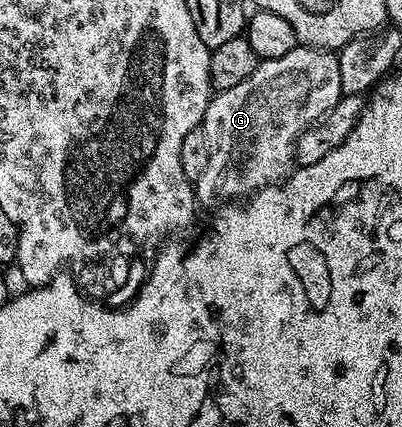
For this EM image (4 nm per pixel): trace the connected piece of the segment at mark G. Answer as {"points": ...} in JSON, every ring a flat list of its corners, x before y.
{"points":[[298,46,290,50,290,54,282,54,282,58,257,63,254,74,250,74,246,82,238,82,234,90,215,93,209,99,202,121,206,142,210,146,210,162,206,162,202,178,195,181,197,201,201,205,236,202,270,184,281,183,293,167,296,139,340,101,340,86,339,58,335,51]]}

